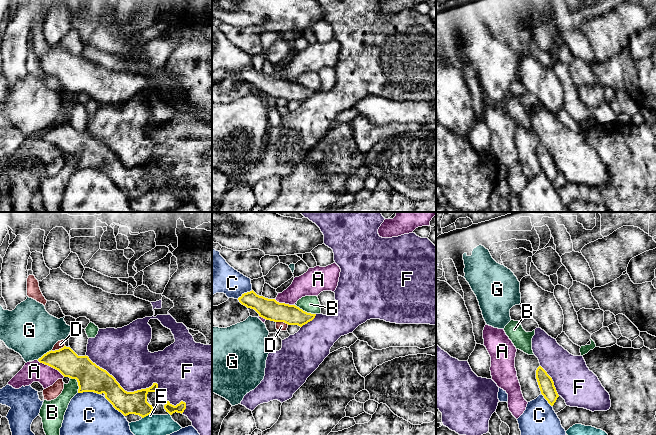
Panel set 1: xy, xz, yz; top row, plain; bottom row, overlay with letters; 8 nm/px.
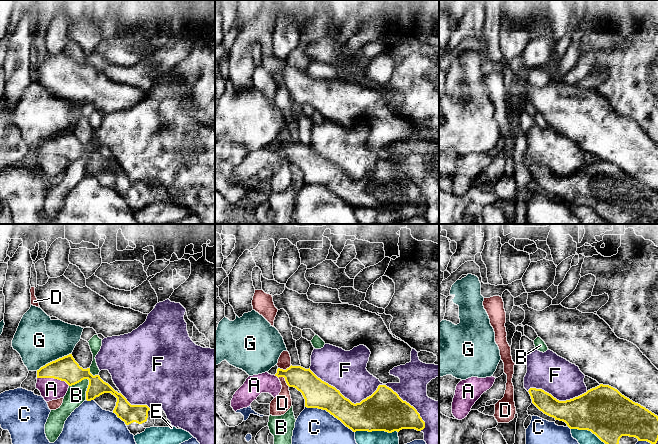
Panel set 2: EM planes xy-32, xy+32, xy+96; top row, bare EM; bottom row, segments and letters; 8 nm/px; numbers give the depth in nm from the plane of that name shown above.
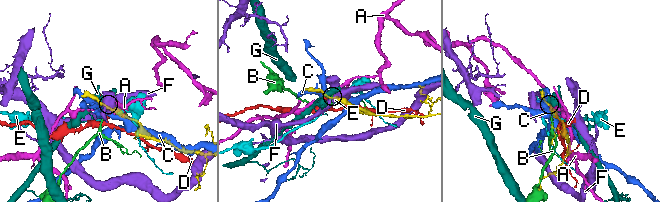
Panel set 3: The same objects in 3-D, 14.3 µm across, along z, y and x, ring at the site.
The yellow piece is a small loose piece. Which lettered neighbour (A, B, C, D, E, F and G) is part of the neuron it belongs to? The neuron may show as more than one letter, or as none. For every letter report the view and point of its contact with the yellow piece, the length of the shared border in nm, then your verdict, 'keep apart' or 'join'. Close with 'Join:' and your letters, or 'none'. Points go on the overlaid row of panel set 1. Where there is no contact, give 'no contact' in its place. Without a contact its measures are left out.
A: xy (51, 366) | 260 nm | keep apart
B: xz (306, 312) | 180 nm | keep apart
C: xy (89, 391) | 180 nm | keep apart
D: xy (57, 350) | 120 nm | keep apart
E: xy (146, 415) | 80 nm | keep apart
F: xy (123, 389) | 650 nm | join
G: xy (44, 354) | 150 nm | keep apart
Join: F

